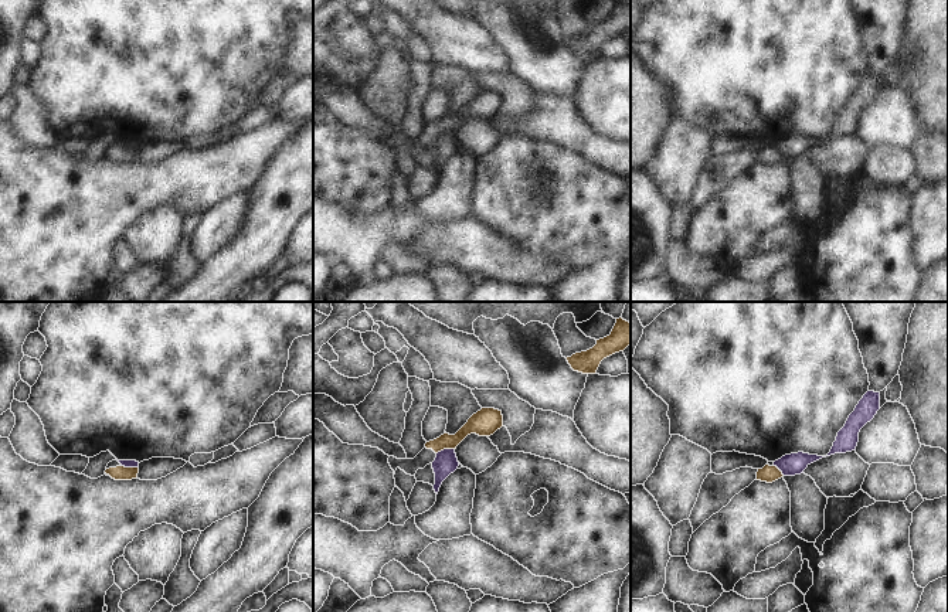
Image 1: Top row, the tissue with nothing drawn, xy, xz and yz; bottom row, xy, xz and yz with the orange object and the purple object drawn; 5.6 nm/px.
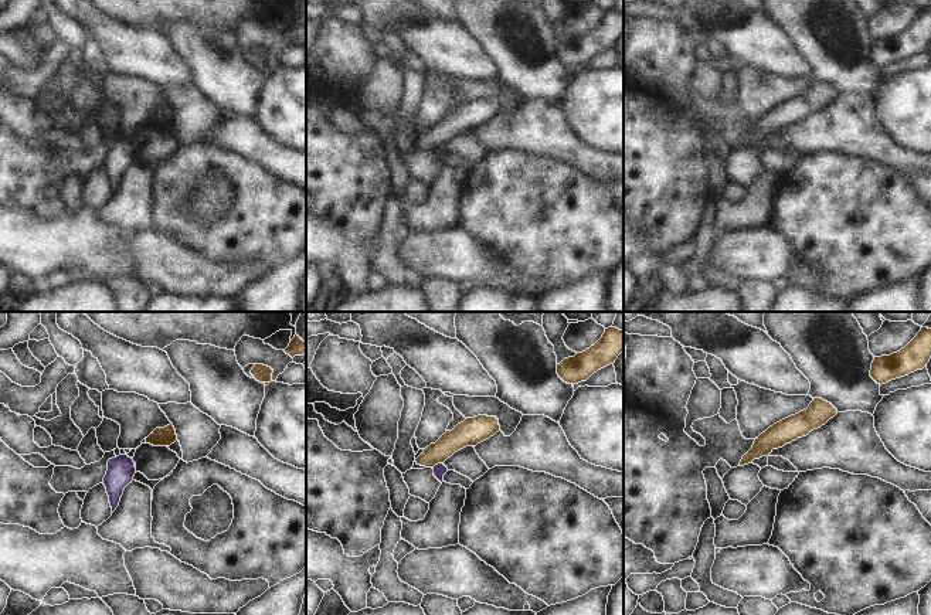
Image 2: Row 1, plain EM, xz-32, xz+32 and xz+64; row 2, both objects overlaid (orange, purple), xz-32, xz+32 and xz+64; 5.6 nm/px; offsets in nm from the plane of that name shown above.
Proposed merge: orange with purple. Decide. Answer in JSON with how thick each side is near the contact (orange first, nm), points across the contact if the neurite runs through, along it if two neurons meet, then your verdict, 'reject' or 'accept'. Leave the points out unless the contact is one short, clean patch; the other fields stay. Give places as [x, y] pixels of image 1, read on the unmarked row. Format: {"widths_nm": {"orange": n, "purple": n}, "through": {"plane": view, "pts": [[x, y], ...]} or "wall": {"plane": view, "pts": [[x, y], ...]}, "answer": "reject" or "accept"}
{"widths_nm": {"orange": 140, "purple": 130}, "wall": {"plane": "xz", "pts": [[454, 131], [445, 131], [437, 136]]}, "answer": "reject"}

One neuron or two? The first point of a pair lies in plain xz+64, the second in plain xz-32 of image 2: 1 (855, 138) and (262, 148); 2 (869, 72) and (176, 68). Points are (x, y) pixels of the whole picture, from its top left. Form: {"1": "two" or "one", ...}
{"1": "one", "2": "two"}

